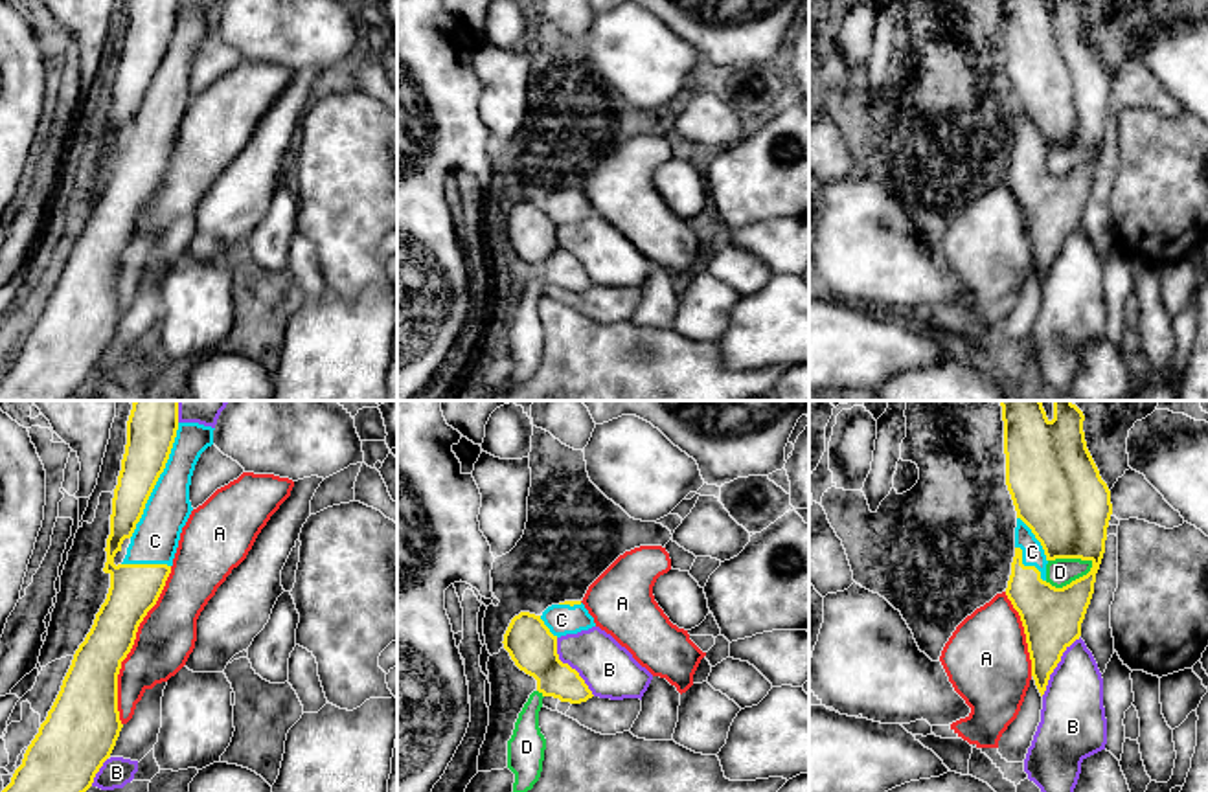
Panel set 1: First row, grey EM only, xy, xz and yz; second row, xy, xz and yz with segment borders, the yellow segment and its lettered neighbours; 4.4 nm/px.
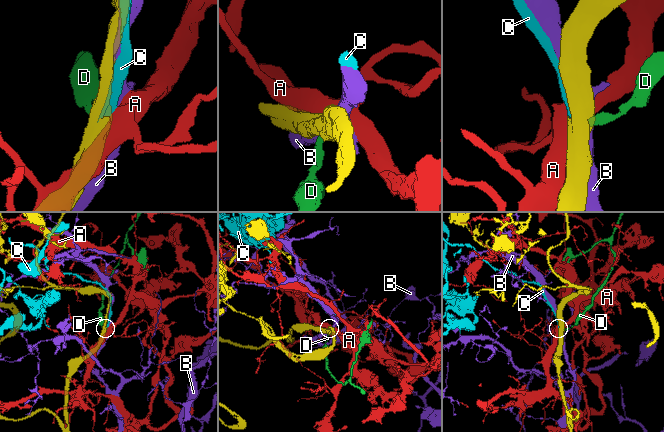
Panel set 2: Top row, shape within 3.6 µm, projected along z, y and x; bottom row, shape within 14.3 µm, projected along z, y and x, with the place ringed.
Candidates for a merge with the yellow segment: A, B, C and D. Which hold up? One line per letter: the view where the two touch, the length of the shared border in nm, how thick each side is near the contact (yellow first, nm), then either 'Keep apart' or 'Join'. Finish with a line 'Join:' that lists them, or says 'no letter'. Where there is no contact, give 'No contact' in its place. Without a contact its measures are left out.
A: Touches yellow in xy. Shared border 750 nm. Thickness 220 nm (yellow) against 260 nm. Keep apart
B: Touches yellow in xz. Shared border 300 nm. Thickness 200 nm (yellow) against 240 nm. Keep apart
C: Touches yellow in xy. Shared border 550 nm. Thickness 220 nm (yellow) against 200 nm. Join
D: Touches yellow in yz. Shared border 240 nm. Thickness 300 nm (yellow) against 120 nm. Keep apart
Join: C

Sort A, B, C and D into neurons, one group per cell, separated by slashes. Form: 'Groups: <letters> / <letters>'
Groups: A / B / C / D

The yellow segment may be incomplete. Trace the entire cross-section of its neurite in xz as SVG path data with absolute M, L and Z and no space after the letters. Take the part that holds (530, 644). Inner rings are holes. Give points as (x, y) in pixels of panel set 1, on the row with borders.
M564 601L548 606L541 616L515 616L502 643L515 665L537 680L542 696L581 704L594 695L579 673L559 660L557 639L592 627L594 617L581 601Z

